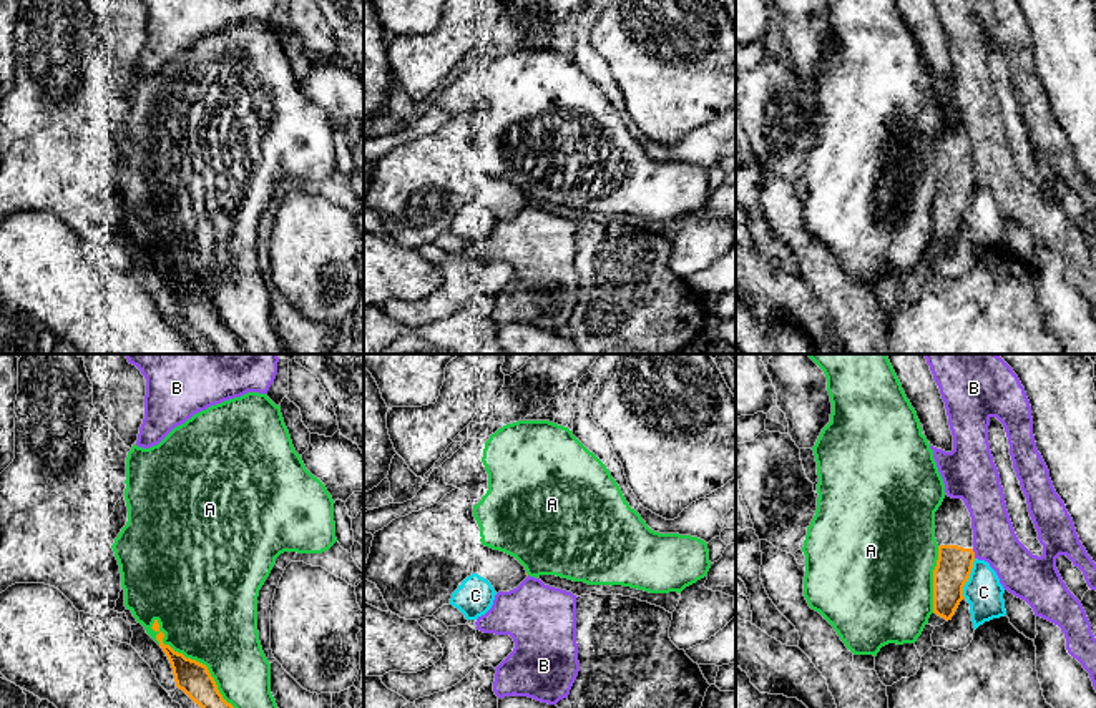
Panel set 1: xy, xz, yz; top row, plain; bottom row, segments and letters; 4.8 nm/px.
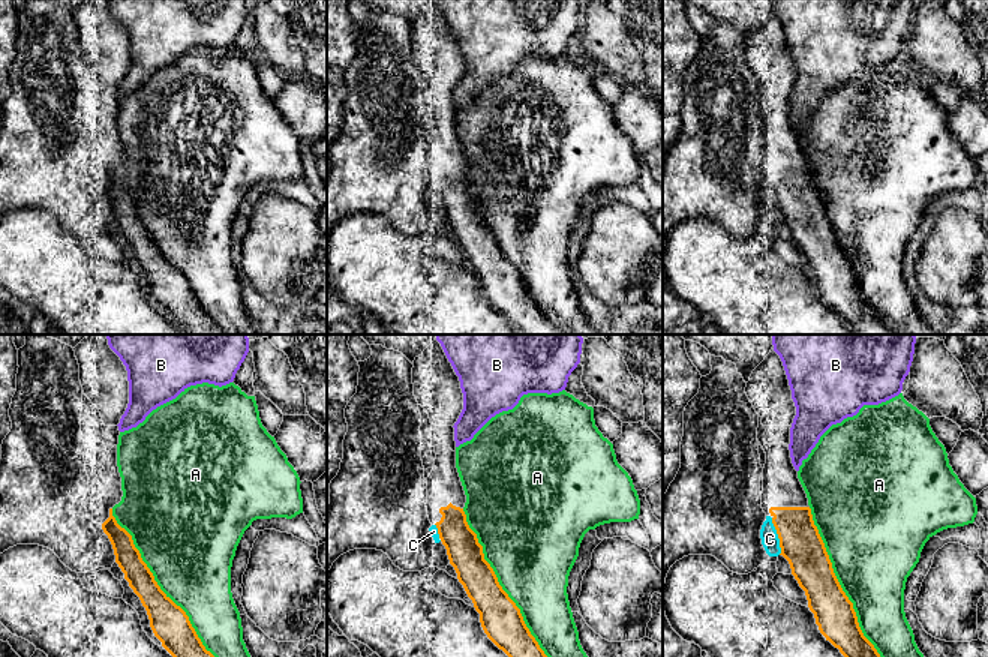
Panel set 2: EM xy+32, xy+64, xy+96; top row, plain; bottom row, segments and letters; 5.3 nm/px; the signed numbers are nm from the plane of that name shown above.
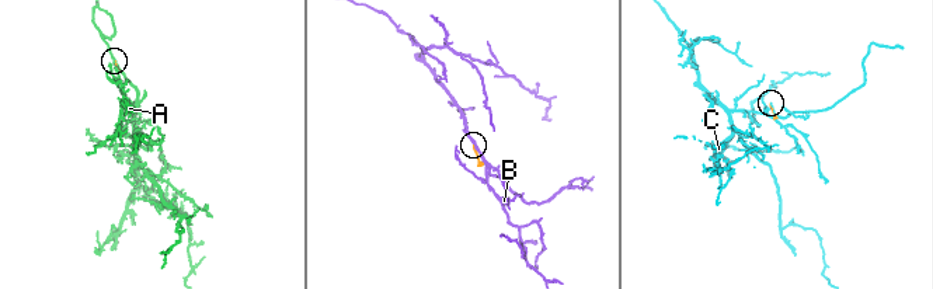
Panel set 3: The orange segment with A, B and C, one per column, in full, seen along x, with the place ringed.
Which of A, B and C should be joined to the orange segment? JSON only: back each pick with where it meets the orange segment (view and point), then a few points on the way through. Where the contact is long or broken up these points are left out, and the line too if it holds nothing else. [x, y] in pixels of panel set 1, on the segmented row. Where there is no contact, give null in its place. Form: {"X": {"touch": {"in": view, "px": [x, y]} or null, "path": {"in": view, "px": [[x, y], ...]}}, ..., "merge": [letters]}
{"merge": []}

